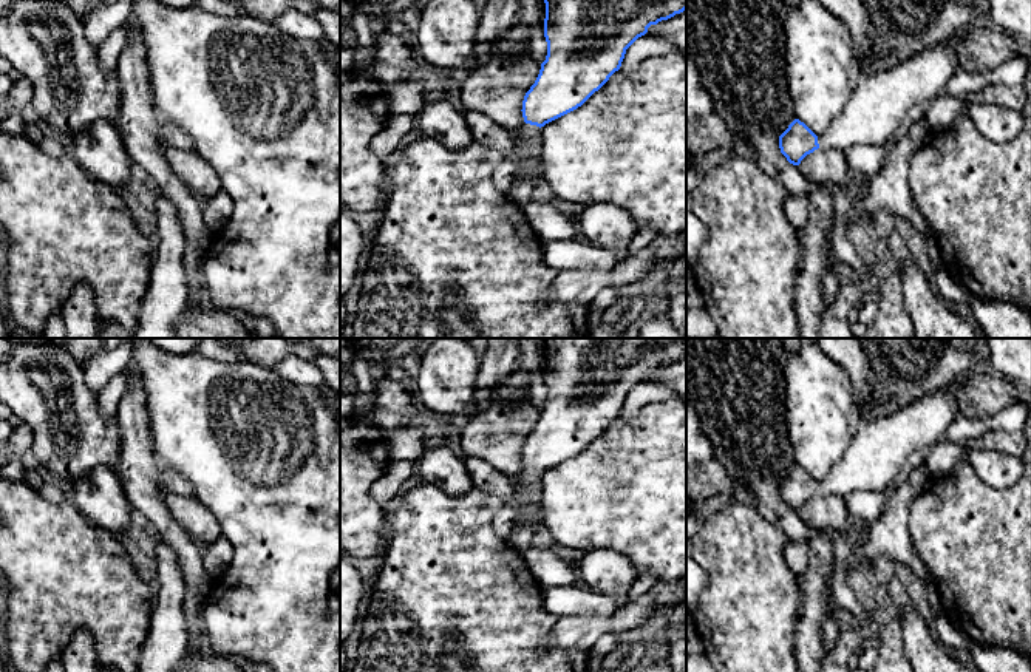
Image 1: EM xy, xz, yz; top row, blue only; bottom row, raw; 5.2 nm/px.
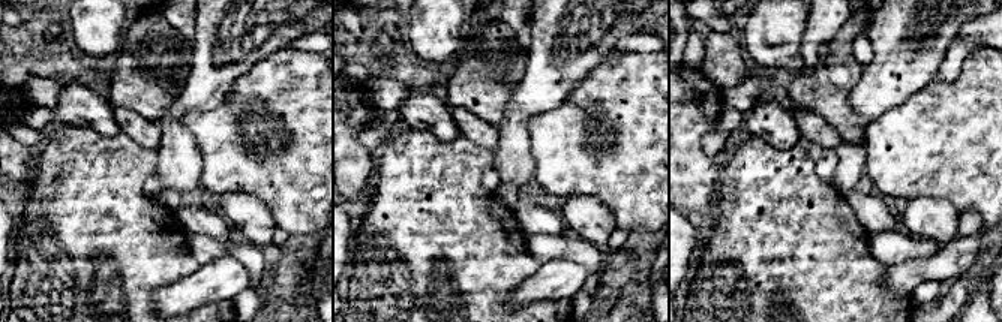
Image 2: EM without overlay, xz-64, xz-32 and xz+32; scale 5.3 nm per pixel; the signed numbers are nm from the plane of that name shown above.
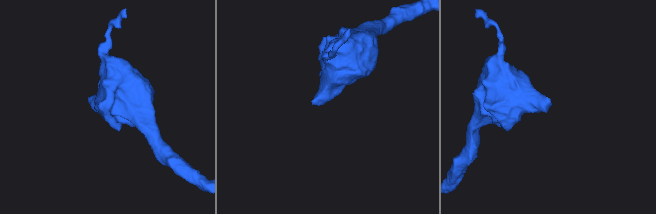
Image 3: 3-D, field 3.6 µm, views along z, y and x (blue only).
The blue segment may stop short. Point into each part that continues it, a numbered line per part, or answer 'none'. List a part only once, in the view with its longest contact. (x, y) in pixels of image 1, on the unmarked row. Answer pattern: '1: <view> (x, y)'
1: xz (527, 485)

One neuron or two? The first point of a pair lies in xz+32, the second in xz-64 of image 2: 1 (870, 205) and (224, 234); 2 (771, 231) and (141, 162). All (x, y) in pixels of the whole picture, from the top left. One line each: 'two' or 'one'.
1: one
2: one

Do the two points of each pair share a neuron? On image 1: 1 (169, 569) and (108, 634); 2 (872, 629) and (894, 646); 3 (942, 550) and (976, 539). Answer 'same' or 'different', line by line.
1: different
2: same
3: same

